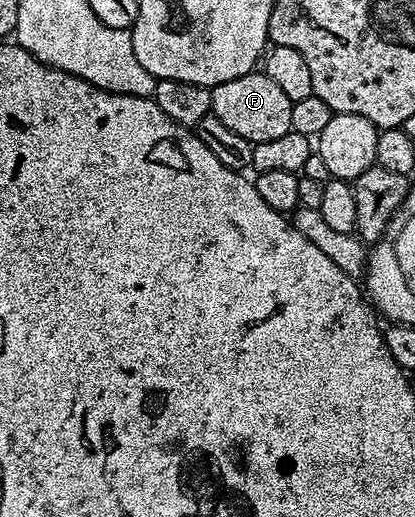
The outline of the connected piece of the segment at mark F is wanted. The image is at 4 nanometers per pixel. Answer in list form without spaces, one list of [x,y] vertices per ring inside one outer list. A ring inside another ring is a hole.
[[[254,71],[239,79],[227,79],[227,83],[212,86],[212,116],[223,123],[223,127],[231,127],[235,135],[243,135],[243,139],[251,142],[279,139],[279,135],[291,132],[291,107],[293,101],[263,71]]]

